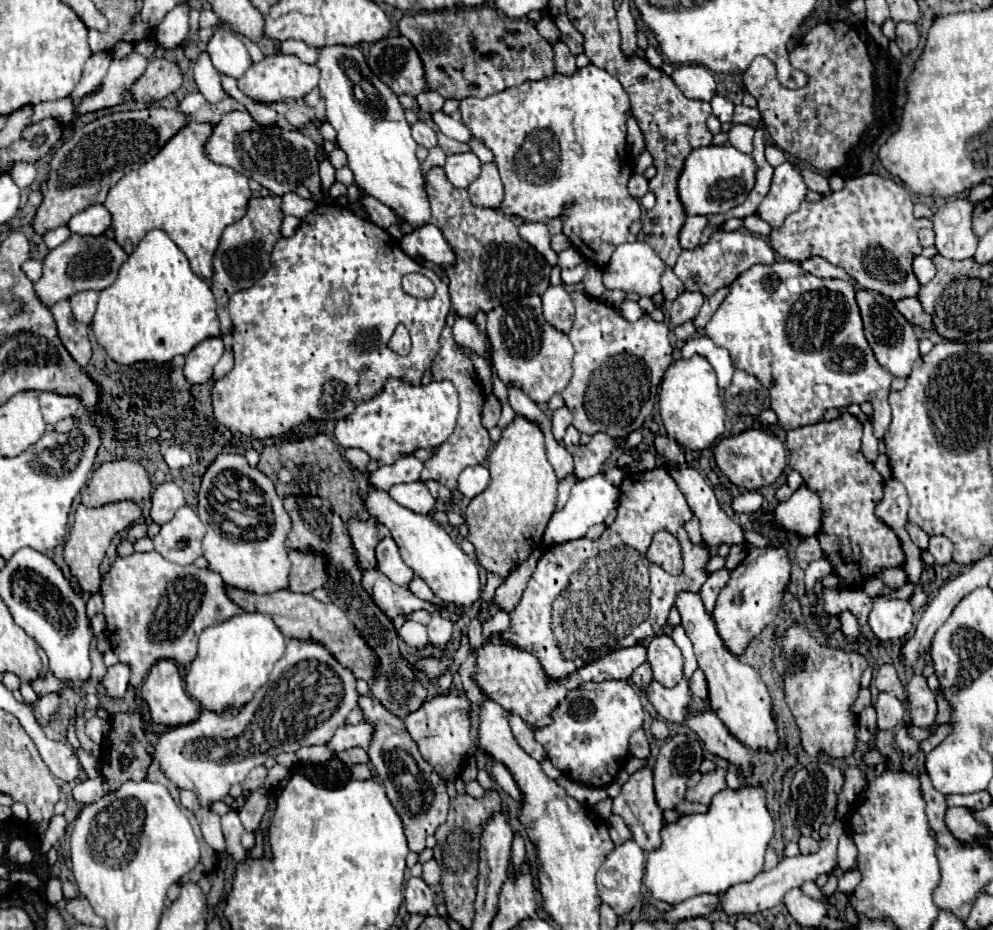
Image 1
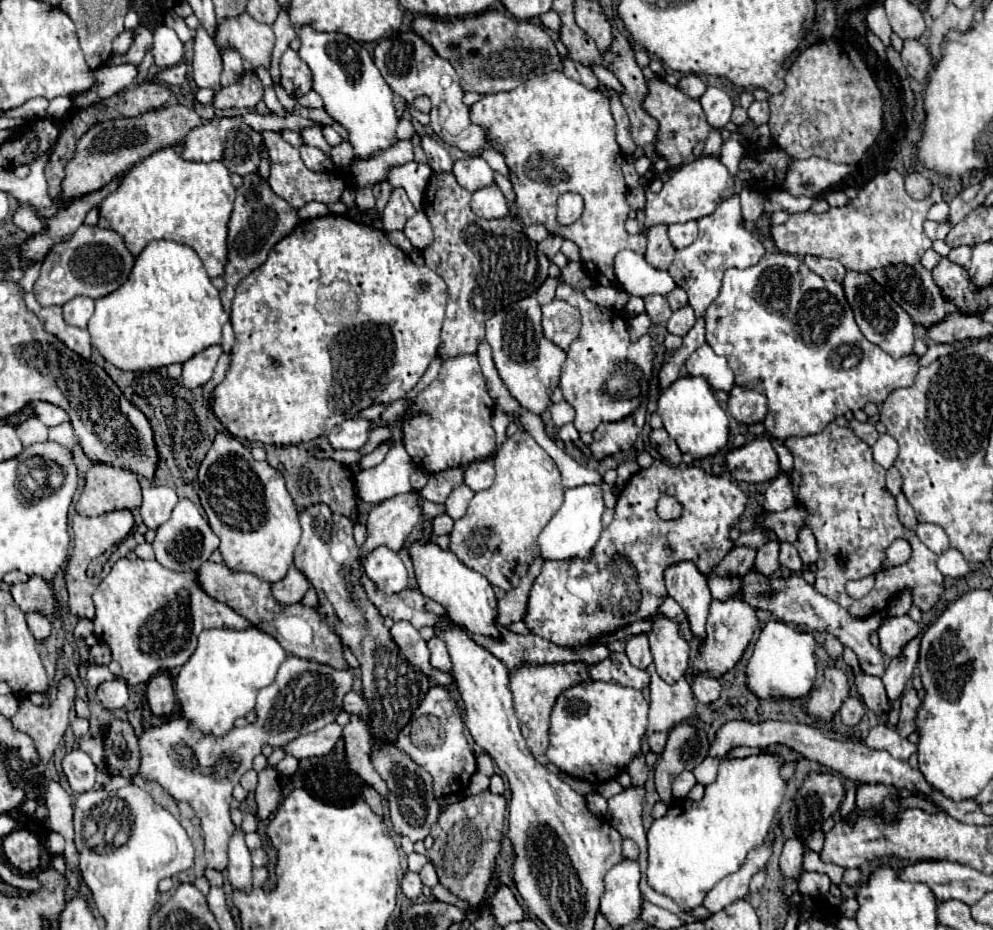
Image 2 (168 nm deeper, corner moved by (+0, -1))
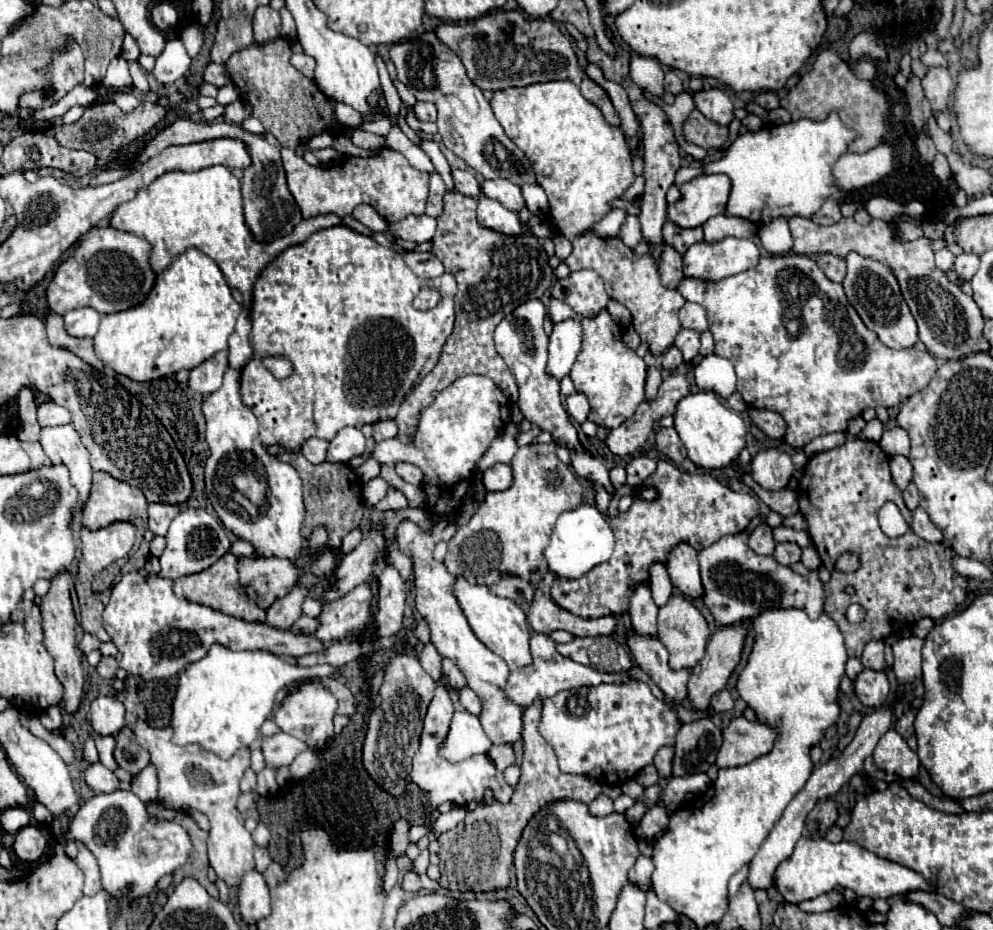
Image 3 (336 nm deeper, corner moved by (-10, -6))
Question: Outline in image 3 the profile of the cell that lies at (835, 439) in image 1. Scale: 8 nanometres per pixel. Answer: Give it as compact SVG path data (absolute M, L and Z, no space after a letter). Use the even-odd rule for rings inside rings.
M849 434L843 446L815 454L805 464L797 494L811 542L823 566L831 570L831 580L825 584L823 610L845 634L849 656L861 658L867 642L903 632L925 616L937 622L959 608L963 598L957 594L957 588L965 588L967 580L951 566L955 552L945 544L931 544L917 538L911 528L899 538L889 538L879 528L877 512L885 502L895 502L907 524L911 524L911 510L905 506L901 490L893 484L889 456L877 442L859 440ZM845 552L859 556L859 568L851 574L835 570L837 558ZM845 586L853 586L855 594L845 594ZM853 602L861 604L867 612L859 624L849 624L845 618L845 610Z

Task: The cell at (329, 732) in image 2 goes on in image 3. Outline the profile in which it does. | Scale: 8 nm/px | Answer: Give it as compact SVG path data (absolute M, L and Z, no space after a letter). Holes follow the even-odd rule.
M279 732L273 736L261 736L261 750L269 768L289 766L303 748L305 748L305 742L285 732Z

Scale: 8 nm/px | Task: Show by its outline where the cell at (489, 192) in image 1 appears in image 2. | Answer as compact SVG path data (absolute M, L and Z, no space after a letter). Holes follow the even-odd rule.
M491 183L473 193L471 209L483 219L501 219L507 215L507 201L501 189L495 183Z

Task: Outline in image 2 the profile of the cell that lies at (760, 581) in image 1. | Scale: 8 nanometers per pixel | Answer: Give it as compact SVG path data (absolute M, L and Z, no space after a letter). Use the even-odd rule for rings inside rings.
M727 597L727 601L713 599L707 619L707 639L699 645L699 653L695 657L695 673L721 677L723 673L733 669L743 657L747 645L751 643L759 627L761 623L757 619L757 609L751 609L751 605L743 603L741 597Z

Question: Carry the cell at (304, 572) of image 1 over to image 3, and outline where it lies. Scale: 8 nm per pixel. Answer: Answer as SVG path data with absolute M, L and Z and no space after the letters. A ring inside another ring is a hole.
M295 586L285 598L277 600L267 610L267 616L265 616L263 624L271 626L271 628L277 628L277 630L289 630L291 624L301 616L301 604L303 604L305 596L307 596L307 588Z

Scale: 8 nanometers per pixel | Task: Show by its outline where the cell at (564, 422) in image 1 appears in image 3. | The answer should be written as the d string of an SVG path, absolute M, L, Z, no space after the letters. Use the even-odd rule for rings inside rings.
M575 392L575 394L571 394L571 396L567 396L567 412L569 412L569 416L575 420L575 422L585 422L587 420L587 416L589 416L589 402L587 402L587 398L585 398L585 394L581 394L581 392Z

